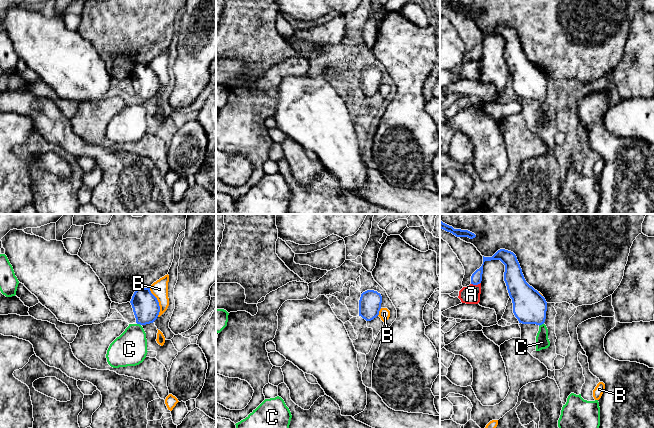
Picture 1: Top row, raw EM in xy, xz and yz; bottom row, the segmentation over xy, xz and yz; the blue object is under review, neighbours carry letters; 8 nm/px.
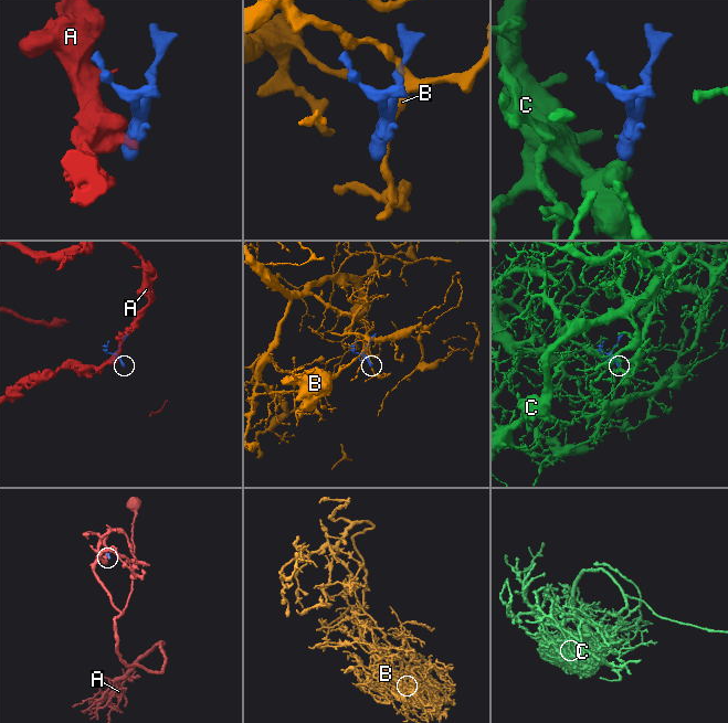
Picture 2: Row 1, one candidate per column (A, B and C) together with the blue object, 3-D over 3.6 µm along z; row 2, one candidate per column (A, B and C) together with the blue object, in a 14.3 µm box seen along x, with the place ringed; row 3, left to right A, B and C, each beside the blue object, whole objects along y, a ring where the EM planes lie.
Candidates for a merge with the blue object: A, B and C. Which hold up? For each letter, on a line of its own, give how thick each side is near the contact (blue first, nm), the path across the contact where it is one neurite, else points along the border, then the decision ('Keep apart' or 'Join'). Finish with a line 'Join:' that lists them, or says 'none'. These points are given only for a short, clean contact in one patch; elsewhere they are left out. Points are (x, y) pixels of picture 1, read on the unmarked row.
A: Thickness 90 nm (blue) against 140 nm. Boundary: yz (480, 58), (471, 60). Keep apart
B: Thickness 220 nm (blue) against 140 nm. Keep apart
C: Thickness 280 nm (blue) against 110 nm. Path across: yz (529, 82), (537, 91), (541, 100), (542, 118). Join
Join: C

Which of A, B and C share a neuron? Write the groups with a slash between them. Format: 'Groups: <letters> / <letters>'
Groups: A / B / C

